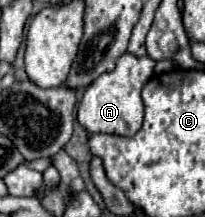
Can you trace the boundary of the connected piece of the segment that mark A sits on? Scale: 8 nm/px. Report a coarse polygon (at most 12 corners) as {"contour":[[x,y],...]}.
{"contour":[[124,53],[82,95],[88,133],[136,135],[150,57]]}

